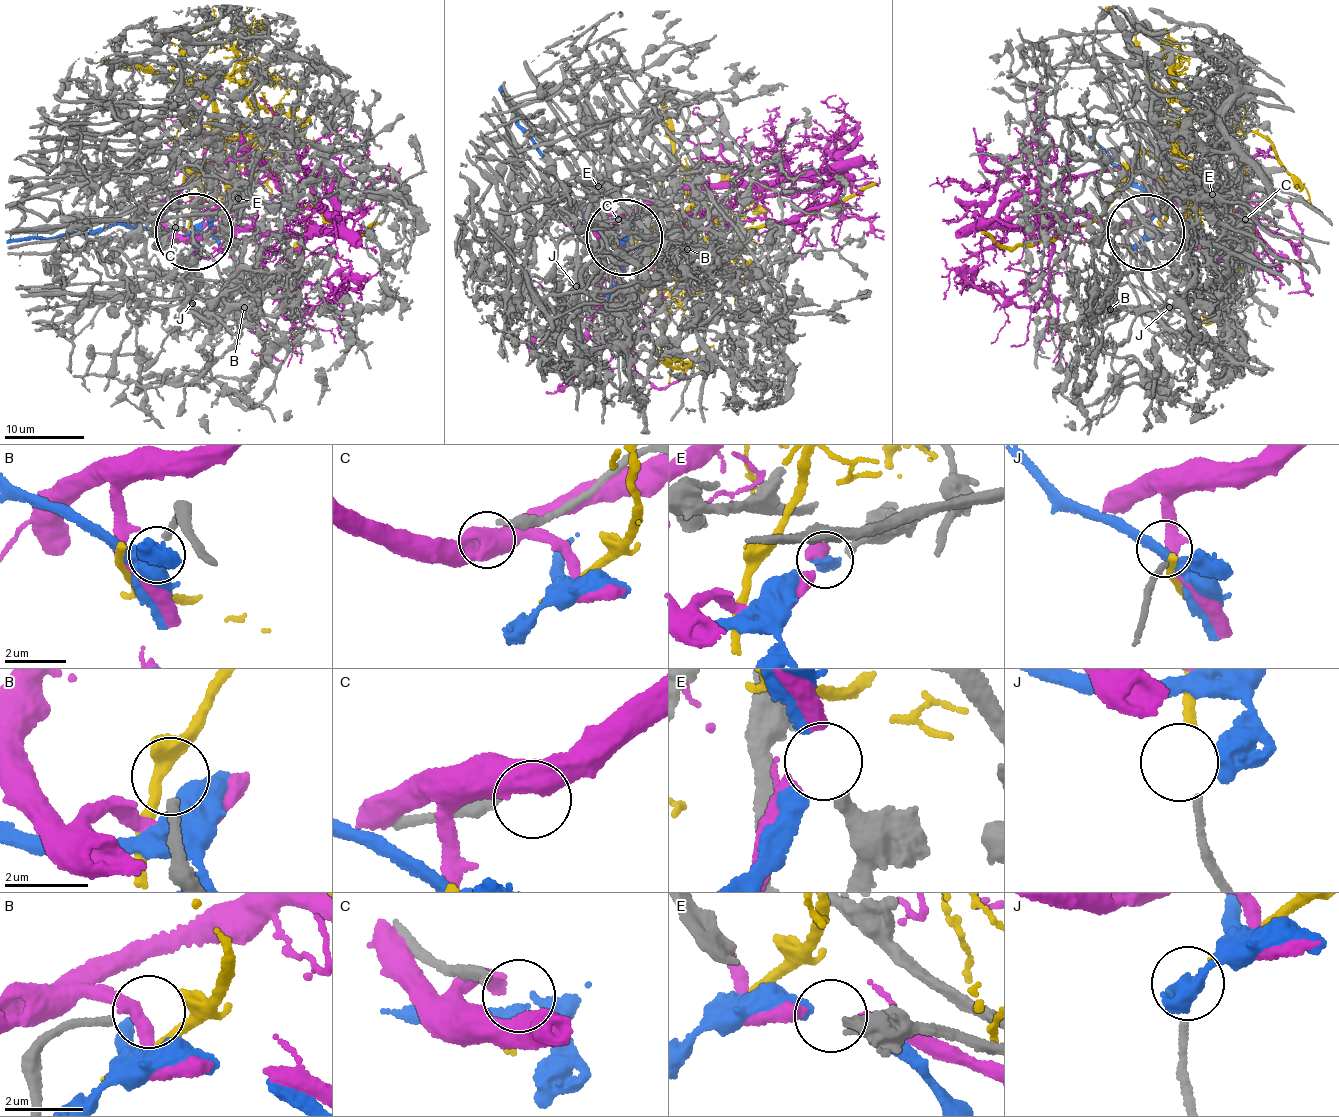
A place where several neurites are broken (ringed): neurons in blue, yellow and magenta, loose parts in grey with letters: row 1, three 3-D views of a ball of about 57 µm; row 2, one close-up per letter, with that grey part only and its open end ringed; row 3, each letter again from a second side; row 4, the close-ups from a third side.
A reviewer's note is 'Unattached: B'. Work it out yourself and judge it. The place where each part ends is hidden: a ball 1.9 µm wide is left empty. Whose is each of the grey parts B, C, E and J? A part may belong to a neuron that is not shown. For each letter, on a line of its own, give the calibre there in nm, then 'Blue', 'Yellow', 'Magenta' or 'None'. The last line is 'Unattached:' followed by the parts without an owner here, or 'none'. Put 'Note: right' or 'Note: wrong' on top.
Note: wrong
B: Thickness 200 nm. None
C: Thickness 200 nm. None
E: Thickness 280 nm. Blue
J: Thickness 180 nm. Yellow
Unattached: B, C

